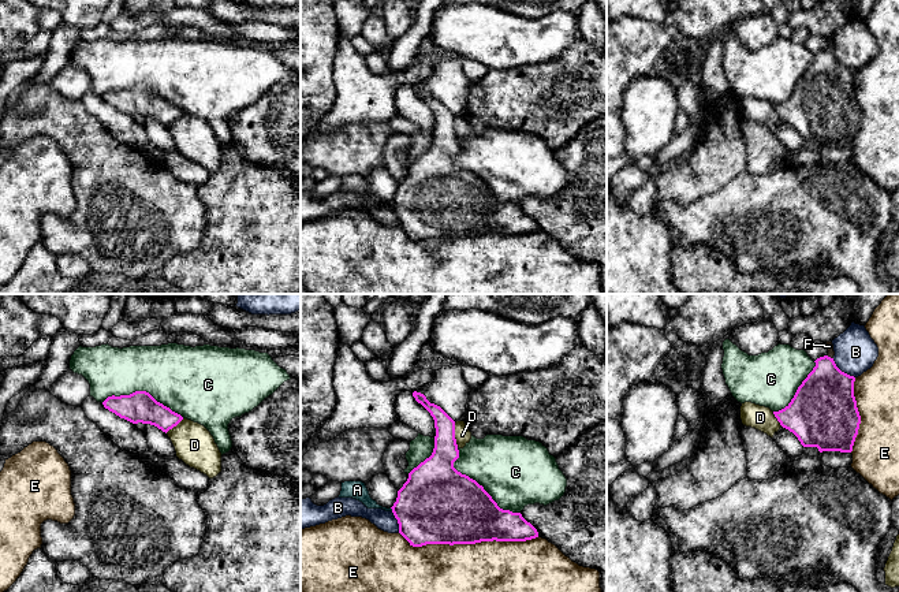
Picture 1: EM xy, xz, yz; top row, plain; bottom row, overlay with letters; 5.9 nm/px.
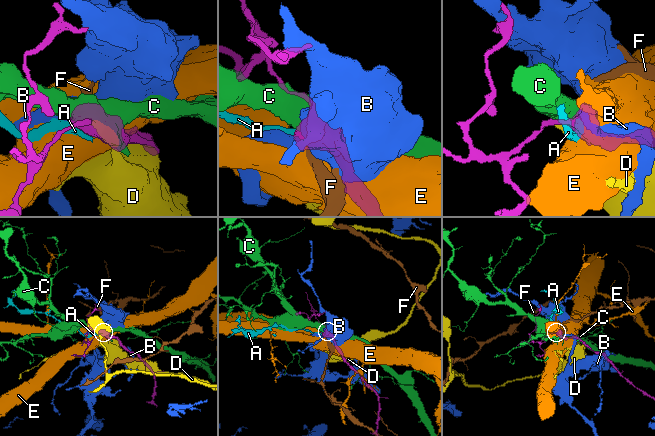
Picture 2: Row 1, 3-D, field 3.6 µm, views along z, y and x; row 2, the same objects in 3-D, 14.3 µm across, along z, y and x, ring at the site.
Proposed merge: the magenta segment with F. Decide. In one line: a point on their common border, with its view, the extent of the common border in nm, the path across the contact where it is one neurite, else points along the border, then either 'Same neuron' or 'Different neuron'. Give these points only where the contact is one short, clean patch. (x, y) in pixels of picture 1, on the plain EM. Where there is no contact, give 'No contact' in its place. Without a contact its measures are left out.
Touches magenta at yz (830, 51). Shared border 50 nm. Path across: yz (825, 93), (825, 58), (830, 51), (830, 40). Same neuron

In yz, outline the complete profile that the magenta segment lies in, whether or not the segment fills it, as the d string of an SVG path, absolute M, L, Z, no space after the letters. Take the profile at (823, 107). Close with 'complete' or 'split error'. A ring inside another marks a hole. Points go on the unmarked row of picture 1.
M827 36L827 42L828 48L814 55L816 60L791 96L773 108L803 141L817 141L820 146L851 146L861 118L854 90L855 71L836 60L832 36Z; split error

